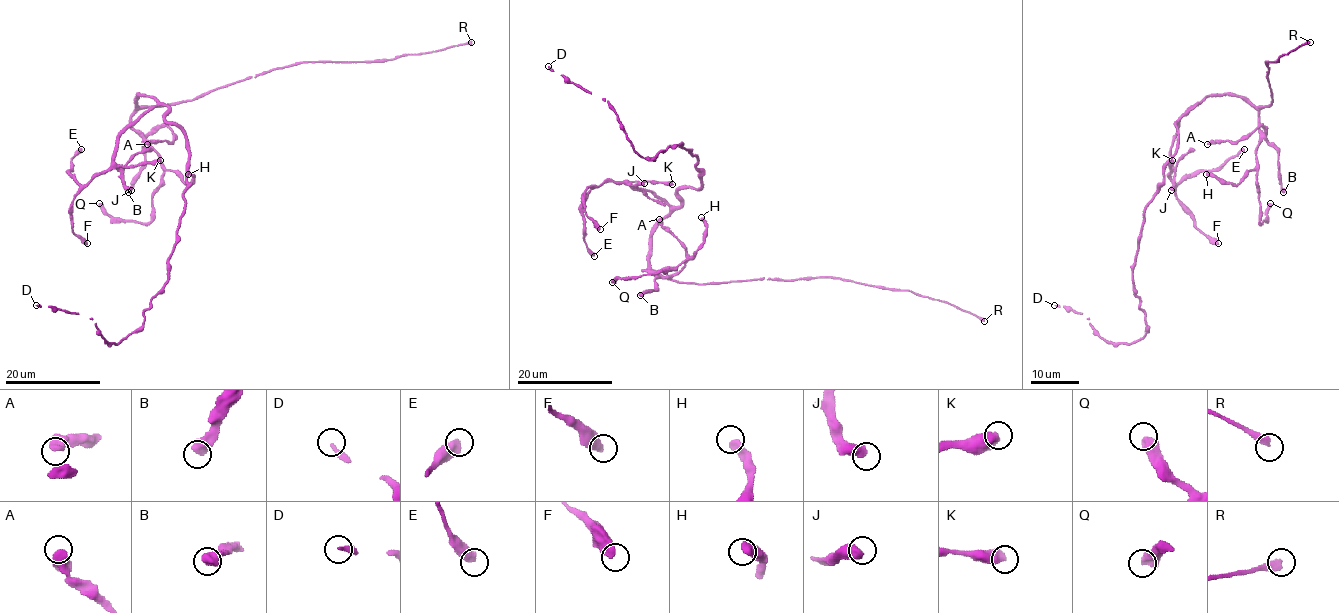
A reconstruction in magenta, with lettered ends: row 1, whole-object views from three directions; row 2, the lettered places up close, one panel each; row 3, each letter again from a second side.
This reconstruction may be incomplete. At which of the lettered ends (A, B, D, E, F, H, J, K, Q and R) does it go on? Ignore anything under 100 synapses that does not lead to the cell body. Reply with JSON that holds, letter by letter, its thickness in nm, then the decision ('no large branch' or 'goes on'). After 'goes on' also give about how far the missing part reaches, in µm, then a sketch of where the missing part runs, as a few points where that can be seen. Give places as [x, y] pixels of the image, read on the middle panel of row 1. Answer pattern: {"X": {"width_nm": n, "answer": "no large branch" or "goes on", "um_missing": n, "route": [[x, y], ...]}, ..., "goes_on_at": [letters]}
{"A": {"width_nm": 460, "answer": "no large branch"}, "B": {"width_nm": 550, "answer": "no large branch"}, "D": {"width_nm": 260, "answer": "no large branch"}, "E": {"width_nm": 500, "answer": "no large branch"}, "F": {"width_nm": 550, "answer": "no large branch"}, "H": {"width_nm": 480, "answer": "no large branch"}, "J": {"width_nm": 550, "answer": "no large branch"}, "K": {"width_nm": 550, "answer": "no large branch"}, "Q": {"width_nm": 550, "answer": "no large branch"}, "R": {"width_nm": 440, "answer": "goes on", "um_missing": 200}, "goes_on_at": ["R"]}

